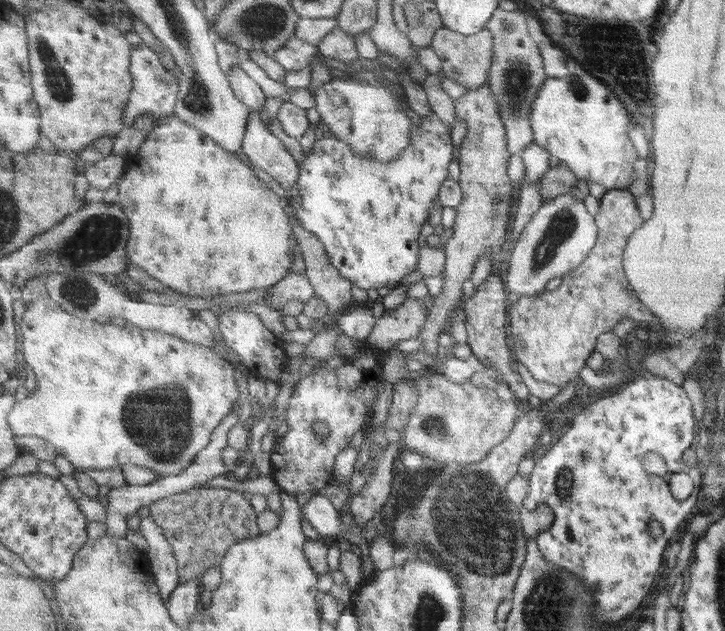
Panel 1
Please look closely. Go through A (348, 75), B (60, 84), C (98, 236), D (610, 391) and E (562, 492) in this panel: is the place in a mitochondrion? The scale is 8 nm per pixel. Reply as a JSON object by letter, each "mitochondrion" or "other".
{"A":"other","B":"mitochondrion","C":"mitochondrion","D":"other","E":"other"}

